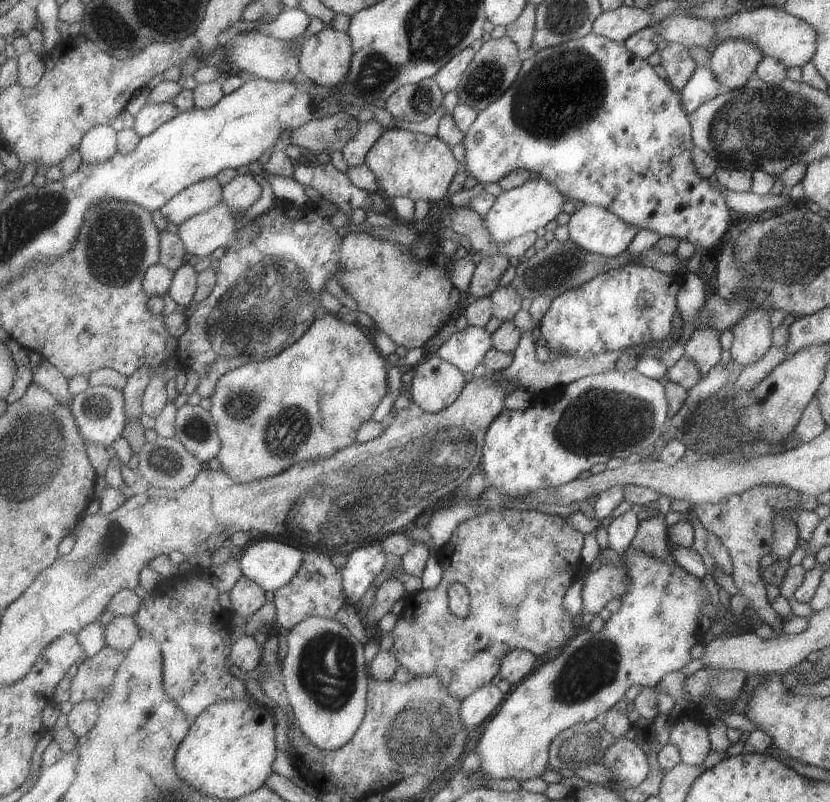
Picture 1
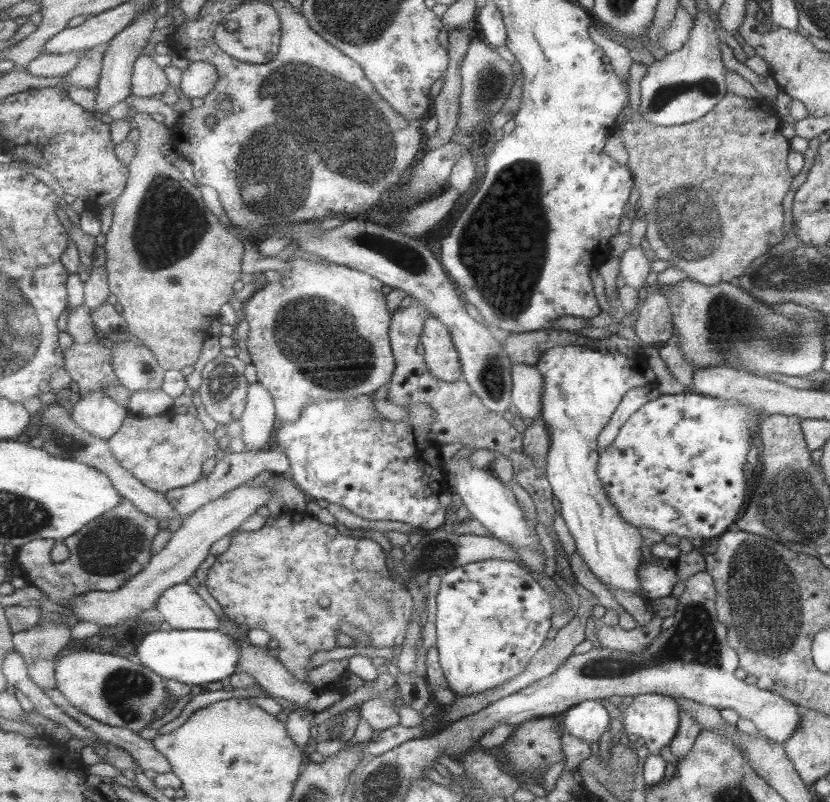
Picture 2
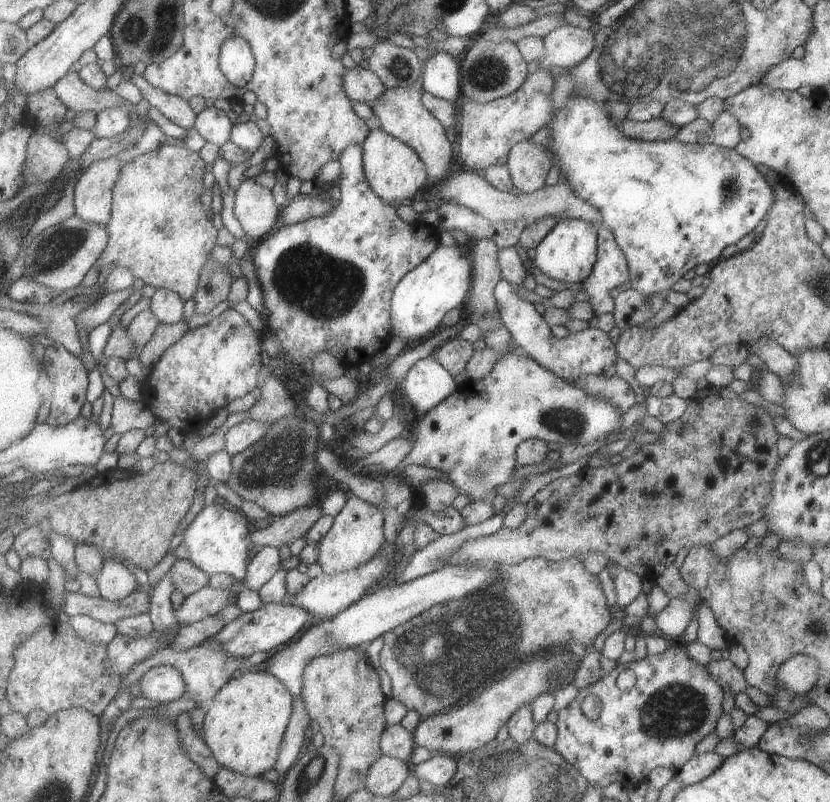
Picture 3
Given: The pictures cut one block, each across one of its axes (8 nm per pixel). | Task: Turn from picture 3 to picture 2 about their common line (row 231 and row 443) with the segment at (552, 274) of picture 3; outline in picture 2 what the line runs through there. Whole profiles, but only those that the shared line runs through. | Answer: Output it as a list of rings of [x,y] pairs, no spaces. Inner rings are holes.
[[[586,344],[550,348],[536,367],[546,377],[544,412],[539,418],[546,419],[546,423],[553,433],[552,451],[546,468],[549,470],[549,478],[554,486],[555,496],[562,503],[562,516],[576,540],[576,552],[606,589],[626,590],[638,597],[638,590],[641,588],[638,572],[640,572],[642,560],[644,560],[642,557],[644,540],[640,529],[620,516],[616,505],[609,500],[608,493],[605,492],[606,488],[598,476],[600,449],[597,446],[597,440],[601,432],[608,426],[610,419],[616,414],[616,410],[626,394],[629,394],[634,388],[656,385],[656,373],[652,370],[648,357],[643,354],[642,350],[635,357],[628,358],[618,350],[610,352]]]

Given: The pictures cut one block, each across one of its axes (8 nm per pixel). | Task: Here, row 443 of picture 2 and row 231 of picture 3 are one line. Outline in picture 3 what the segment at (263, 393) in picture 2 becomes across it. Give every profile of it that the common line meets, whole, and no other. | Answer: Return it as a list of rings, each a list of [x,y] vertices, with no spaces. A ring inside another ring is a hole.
[[[250,178],[236,190],[234,212],[248,237],[261,241],[281,226],[284,207],[278,206],[272,190]]]

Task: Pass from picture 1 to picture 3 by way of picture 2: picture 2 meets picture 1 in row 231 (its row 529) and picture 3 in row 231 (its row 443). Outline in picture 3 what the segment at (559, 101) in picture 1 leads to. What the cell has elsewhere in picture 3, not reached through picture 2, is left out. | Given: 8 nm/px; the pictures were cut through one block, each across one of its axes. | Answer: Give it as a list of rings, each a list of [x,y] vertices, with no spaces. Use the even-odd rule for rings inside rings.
[[[575,95],[570,100],[568,107],[564,109],[557,108],[557,116],[549,125],[553,131],[554,141],[549,148],[562,168],[562,179],[573,184],[577,193],[583,198],[598,207],[601,210],[603,224],[613,231],[622,251],[625,252],[629,266],[630,286],[643,296],[652,296],[652,294],[668,294],[679,282],[683,276],[695,267],[707,263],[712,266],[720,260],[724,248],[737,244],[742,238],[753,232],[760,224],[760,221],[769,214],[770,208],[774,205],[773,187],[766,181],[766,178],[759,172],[756,165],[749,159],[741,156],[735,149],[720,147],[715,143],[708,145],[698,145],[682,143],[676,140],[668,141],[642,141],[627,138],[626,134],[619,130],[619,125],[613,124],[606,114],[605,103],[594,101],[593,99],[578,99]]]

